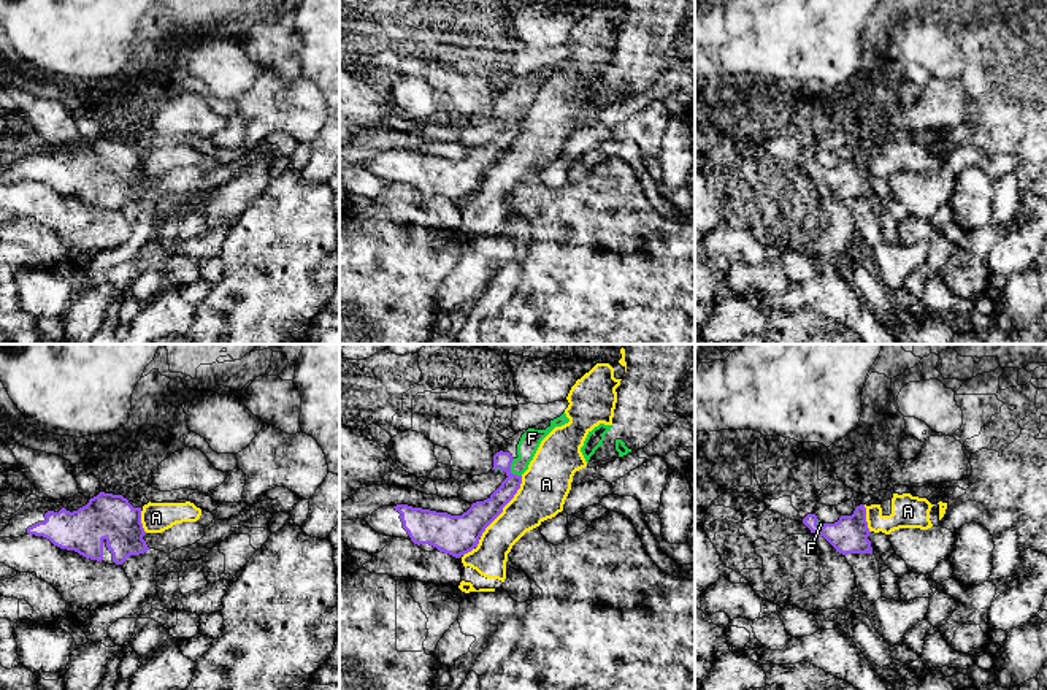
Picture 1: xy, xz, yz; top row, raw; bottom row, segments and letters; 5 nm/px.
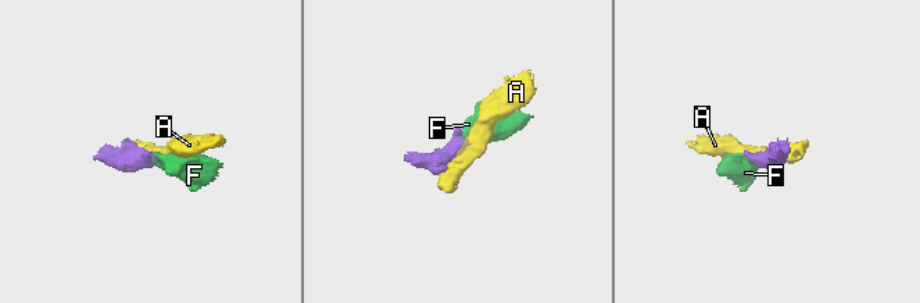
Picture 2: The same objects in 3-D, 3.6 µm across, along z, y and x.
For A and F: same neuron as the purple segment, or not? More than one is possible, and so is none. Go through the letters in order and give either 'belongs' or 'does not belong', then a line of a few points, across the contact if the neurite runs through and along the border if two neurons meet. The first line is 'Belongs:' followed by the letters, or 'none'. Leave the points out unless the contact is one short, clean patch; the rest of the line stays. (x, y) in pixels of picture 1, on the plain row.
Belongs: F
A: does not belong; line xz (522, 121), (521, 132), (514, 141), (479, 181)
F: belongs; line xz (486, 156), (508, 134), (510, 114), (525, 100), (532, 83)

